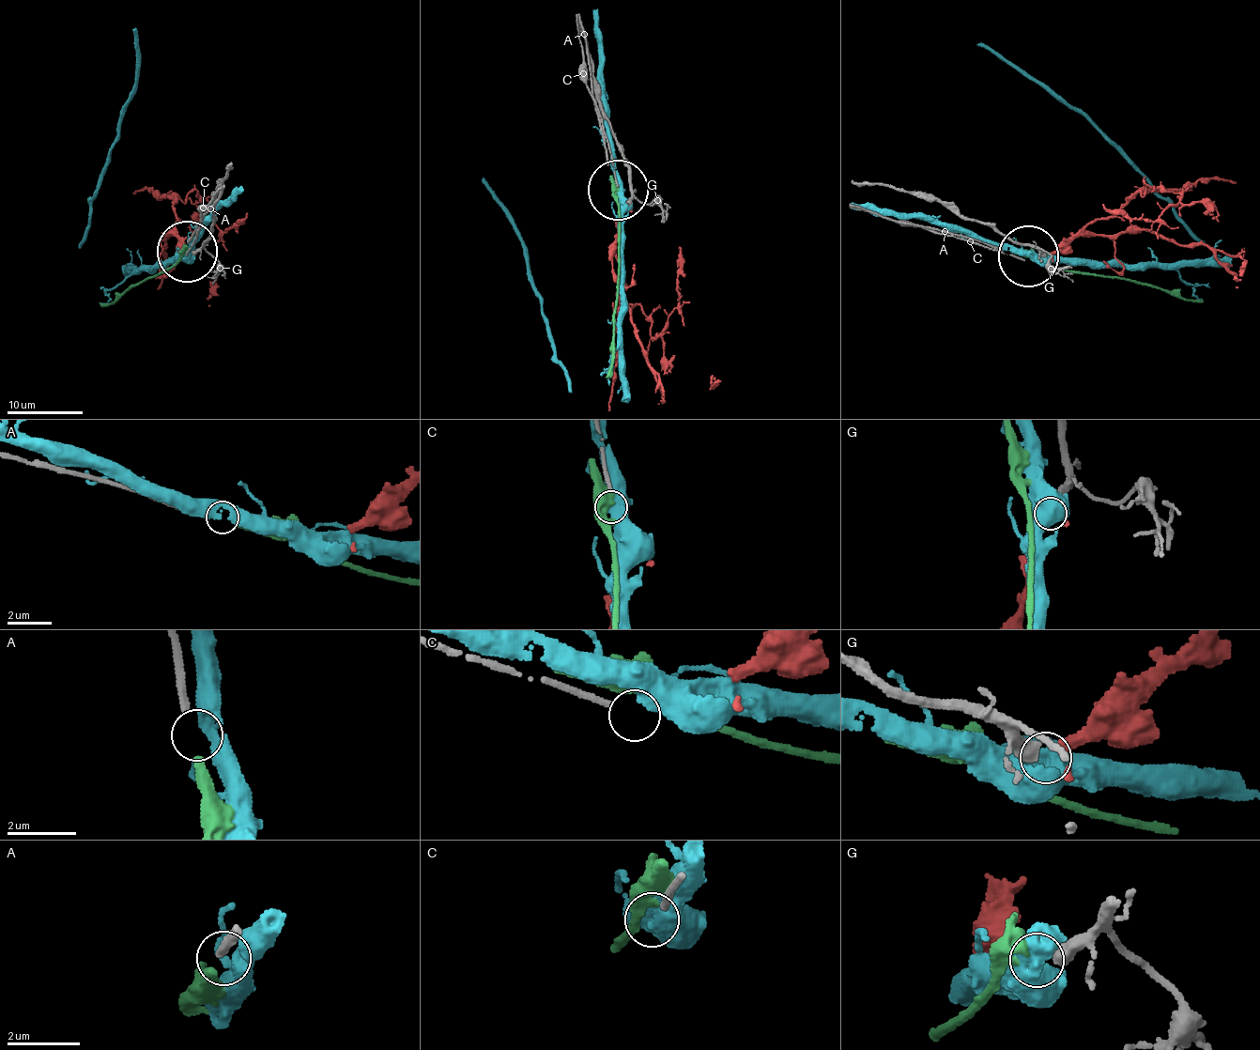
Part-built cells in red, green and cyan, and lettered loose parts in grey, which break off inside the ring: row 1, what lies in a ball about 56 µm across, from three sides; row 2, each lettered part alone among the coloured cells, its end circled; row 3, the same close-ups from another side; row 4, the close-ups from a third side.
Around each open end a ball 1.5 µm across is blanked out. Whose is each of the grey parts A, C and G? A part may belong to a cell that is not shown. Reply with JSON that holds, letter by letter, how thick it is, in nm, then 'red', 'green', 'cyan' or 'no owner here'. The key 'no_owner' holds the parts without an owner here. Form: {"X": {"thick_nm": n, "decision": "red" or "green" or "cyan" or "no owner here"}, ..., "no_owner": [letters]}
{"A": {"thick_nm": 220, "decision": "green"}, "C": {"thick_nm": 170, "decision": "no owner here"}, "G": {"thick_nm": 440, "decision": "red"}, "no_owner": ["C"]}

